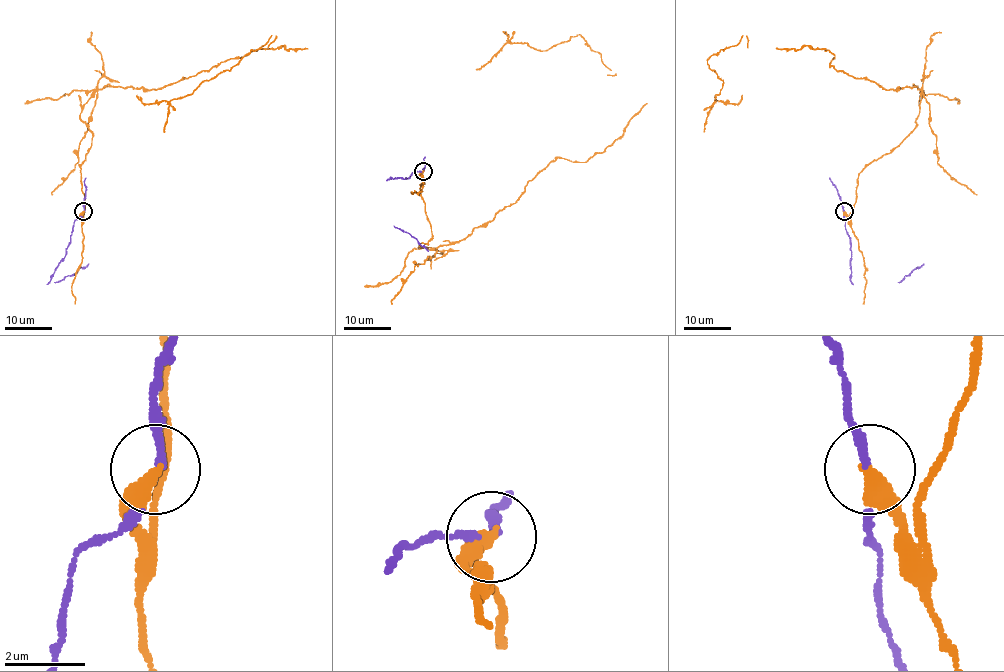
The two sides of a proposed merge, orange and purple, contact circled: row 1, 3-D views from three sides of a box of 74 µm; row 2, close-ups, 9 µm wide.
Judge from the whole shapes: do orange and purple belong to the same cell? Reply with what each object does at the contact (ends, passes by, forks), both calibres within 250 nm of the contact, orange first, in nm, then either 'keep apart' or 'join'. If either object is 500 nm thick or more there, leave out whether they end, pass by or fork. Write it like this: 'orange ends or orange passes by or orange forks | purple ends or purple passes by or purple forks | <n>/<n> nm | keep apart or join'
orange ends | purple passes by | 400/150 nm | keep apart

